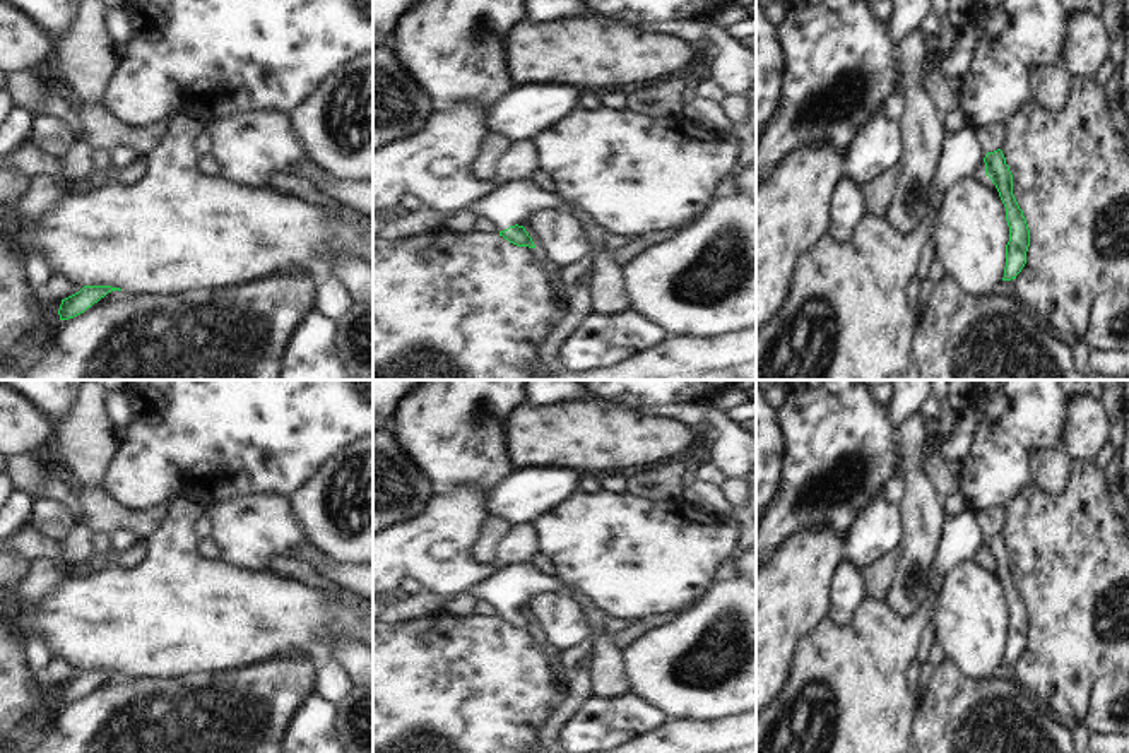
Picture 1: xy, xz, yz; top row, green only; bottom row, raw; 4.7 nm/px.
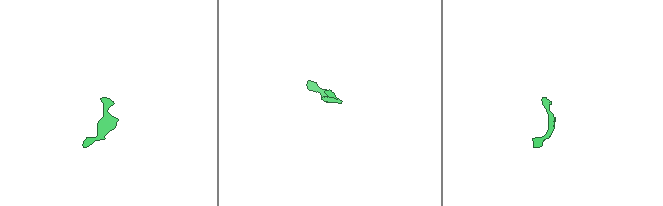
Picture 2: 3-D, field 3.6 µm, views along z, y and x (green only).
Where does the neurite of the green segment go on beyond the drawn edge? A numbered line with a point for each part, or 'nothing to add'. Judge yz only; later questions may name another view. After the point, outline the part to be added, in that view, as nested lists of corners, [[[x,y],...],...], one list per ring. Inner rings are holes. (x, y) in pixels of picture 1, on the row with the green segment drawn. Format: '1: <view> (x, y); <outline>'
1: yz (962, 154); [[[968,122],[963,128],[948,133],[931,181],[931,197],[939,200],[961,178],[984,173],[984,157],[985,151],[975,137],[975,125]]]

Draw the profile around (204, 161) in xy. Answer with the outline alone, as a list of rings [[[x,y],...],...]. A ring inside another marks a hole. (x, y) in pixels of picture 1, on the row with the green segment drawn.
[[[198,152],[195,157],[195,166],[200,173],[216,176],[219,173],[219,163],[210,152]]]

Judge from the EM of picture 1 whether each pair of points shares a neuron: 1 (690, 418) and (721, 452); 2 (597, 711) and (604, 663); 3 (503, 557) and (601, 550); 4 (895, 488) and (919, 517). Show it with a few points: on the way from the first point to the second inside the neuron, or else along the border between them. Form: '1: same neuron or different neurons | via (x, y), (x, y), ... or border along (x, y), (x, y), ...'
1: same neuron | via (703, 416), (710, 416), (721, 426), (721, 438)
2: different neurons | border along (628, 692), (613, 697), (591, 697)
3: different neurons | border along (531, 524), (539, 551)
4: different neurons | border along (898, 471), (904, 481), (900, 502)

